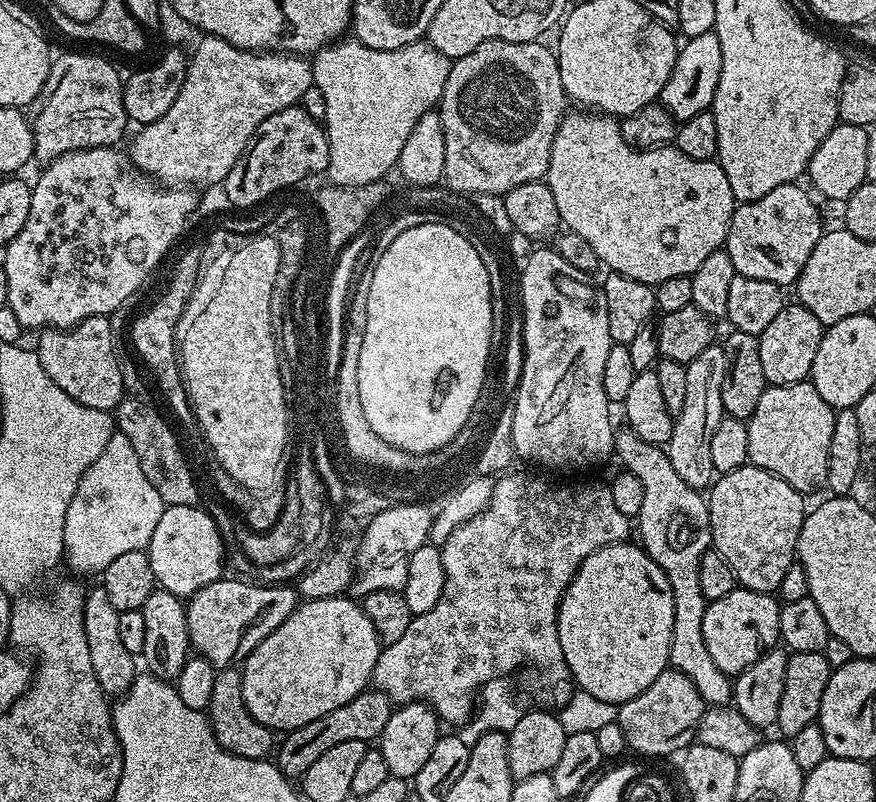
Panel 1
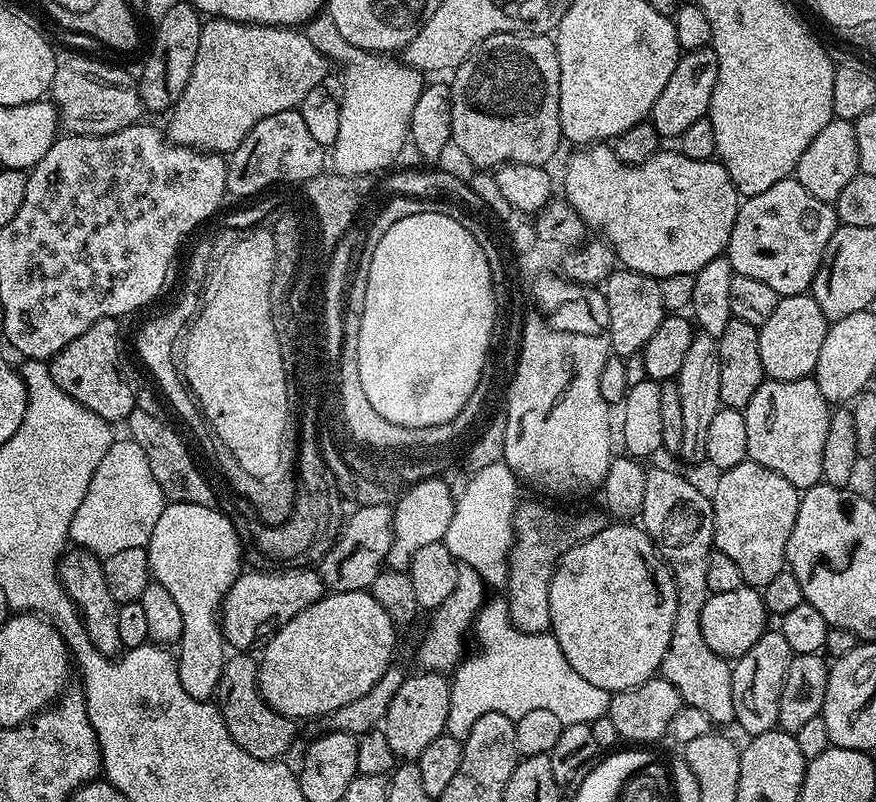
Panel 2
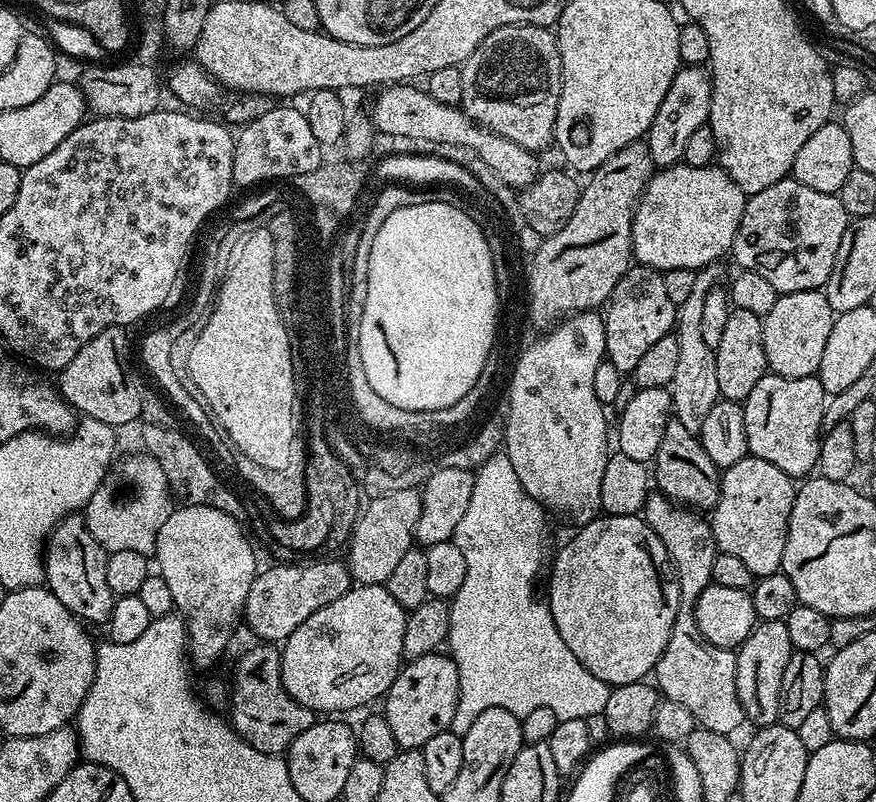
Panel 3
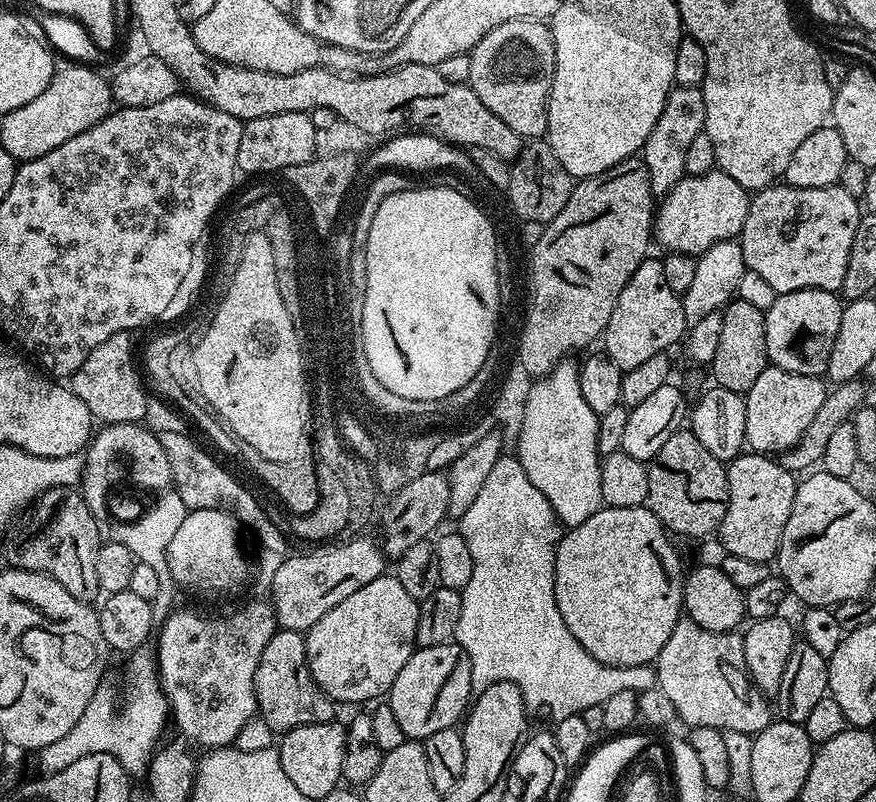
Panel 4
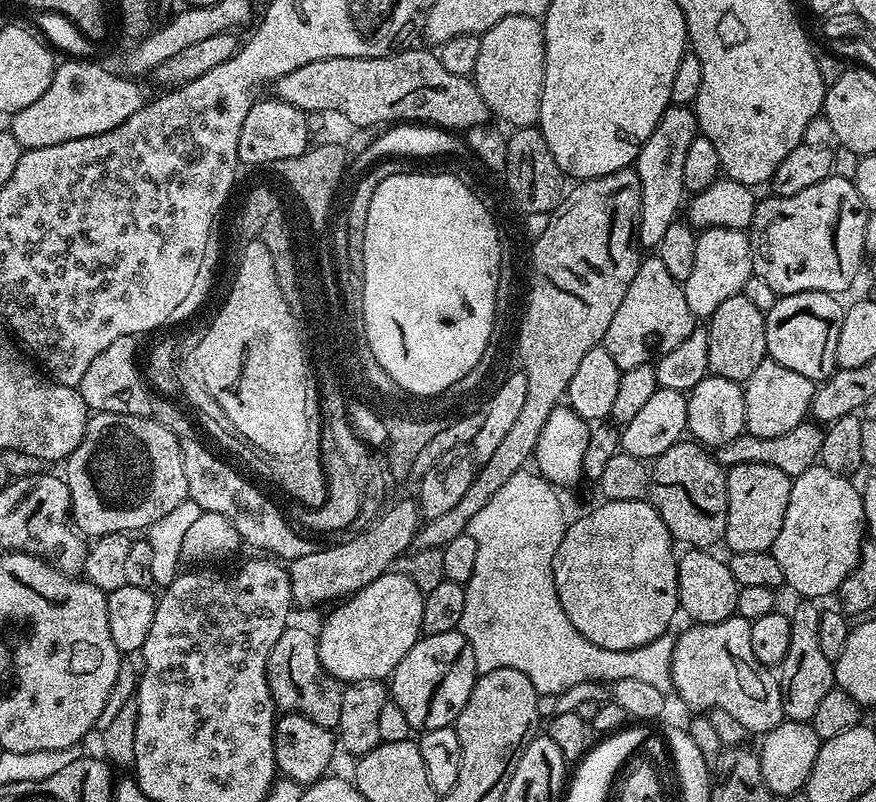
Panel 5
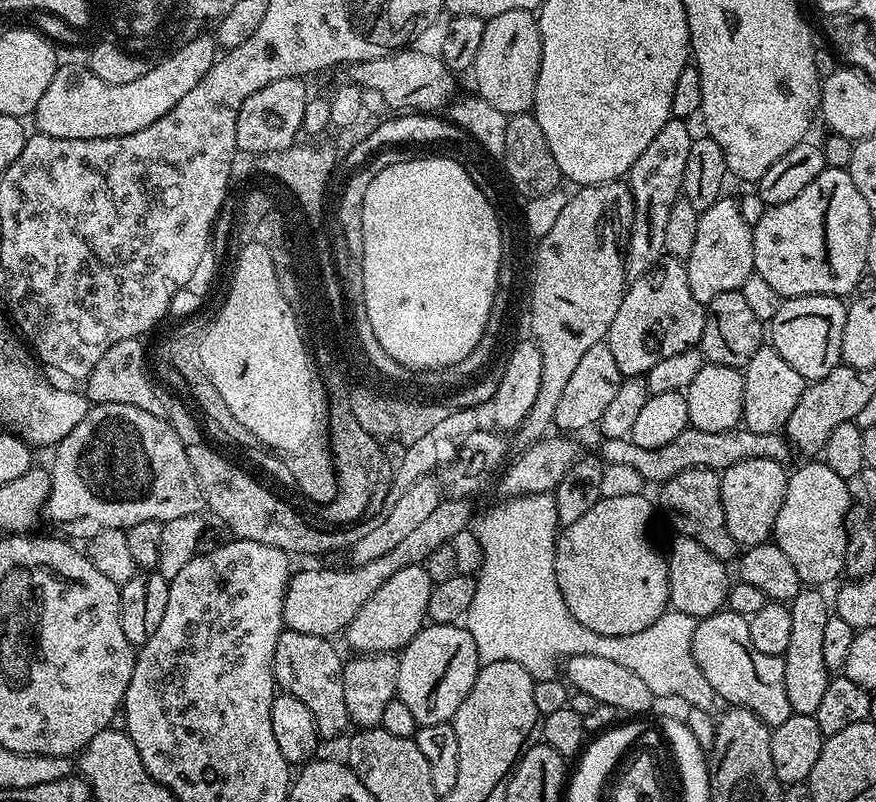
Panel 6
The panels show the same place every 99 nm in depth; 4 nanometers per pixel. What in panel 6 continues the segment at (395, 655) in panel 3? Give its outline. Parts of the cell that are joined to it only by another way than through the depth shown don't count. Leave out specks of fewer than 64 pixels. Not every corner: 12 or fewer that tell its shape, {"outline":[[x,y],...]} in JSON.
{"outline":[[423,564],[398,570],[348,623],[356,654],[399,653],[425,627]]}

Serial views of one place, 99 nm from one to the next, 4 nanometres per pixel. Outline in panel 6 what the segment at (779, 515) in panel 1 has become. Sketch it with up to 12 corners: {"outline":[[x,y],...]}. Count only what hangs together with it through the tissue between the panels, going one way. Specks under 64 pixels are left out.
{"outline":[[770,458],[719,477],[737,545],[769,543],[789,478]]}

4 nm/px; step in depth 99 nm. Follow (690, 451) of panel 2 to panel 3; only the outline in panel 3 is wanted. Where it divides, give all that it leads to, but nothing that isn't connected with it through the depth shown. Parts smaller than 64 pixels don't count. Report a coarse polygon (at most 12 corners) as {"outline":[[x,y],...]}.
{"outline":[[719,263],[696,272],[676,309],[674,418],[699,433],[721,399],[713,348],[702,305],[721,283]]}

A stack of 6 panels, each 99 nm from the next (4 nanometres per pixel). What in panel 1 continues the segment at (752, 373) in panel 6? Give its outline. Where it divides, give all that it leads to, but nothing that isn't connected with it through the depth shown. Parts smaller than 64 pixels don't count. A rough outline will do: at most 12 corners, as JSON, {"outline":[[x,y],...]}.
{"outline":[[808,380],[764,389],[749,461],[802,494],[828,482],[837,409]]}

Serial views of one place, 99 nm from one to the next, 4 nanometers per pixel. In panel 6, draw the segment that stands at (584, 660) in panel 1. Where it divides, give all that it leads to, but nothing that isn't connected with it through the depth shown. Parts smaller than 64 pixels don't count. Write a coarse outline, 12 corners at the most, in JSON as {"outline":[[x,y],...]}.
{"outline":[[647,495],[601,498],[556,537],[586,630],[638,634],[669,607]]}

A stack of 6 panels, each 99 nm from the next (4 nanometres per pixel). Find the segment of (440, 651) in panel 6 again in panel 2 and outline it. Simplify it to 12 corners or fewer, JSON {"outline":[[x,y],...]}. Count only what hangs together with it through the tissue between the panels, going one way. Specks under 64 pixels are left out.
{"outline":[[408,674],[382,723],[397,761],[445,735],[449,677]]}

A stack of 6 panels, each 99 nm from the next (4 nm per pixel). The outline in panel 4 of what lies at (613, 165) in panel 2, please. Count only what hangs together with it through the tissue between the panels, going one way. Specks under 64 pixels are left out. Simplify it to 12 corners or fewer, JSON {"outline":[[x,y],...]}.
{"outline":[[713,170],[659,201],[654,240],[697,257],[735,240],[749,189]]}

